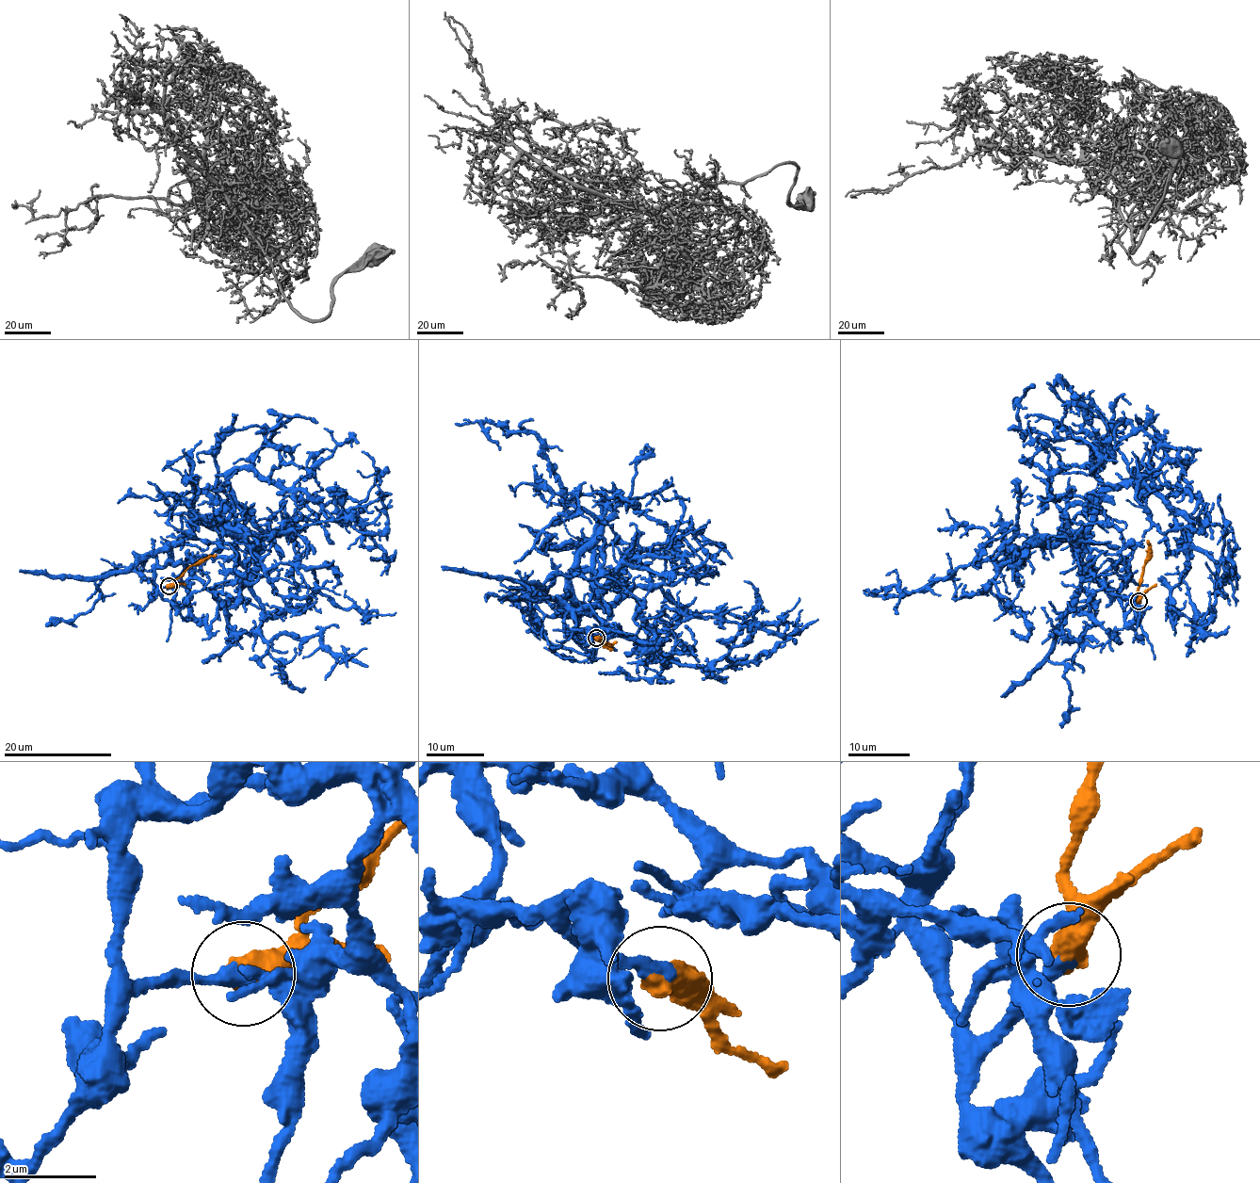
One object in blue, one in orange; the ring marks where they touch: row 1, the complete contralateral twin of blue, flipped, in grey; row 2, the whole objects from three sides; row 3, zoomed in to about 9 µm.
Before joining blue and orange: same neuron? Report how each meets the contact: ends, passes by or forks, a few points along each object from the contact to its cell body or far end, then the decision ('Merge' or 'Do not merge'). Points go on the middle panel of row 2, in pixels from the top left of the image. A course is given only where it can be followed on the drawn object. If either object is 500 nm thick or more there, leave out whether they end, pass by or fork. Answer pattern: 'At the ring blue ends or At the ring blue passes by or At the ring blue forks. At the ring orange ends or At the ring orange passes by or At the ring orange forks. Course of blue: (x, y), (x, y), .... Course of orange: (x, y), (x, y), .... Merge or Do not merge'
Course of blue: (596, 638), (572, 629), (569, 592), (662, 662), (700, 669), (770, 652), (801, 610). Course of orange: (596, 638), (609, 647), (616, 642). Merge

